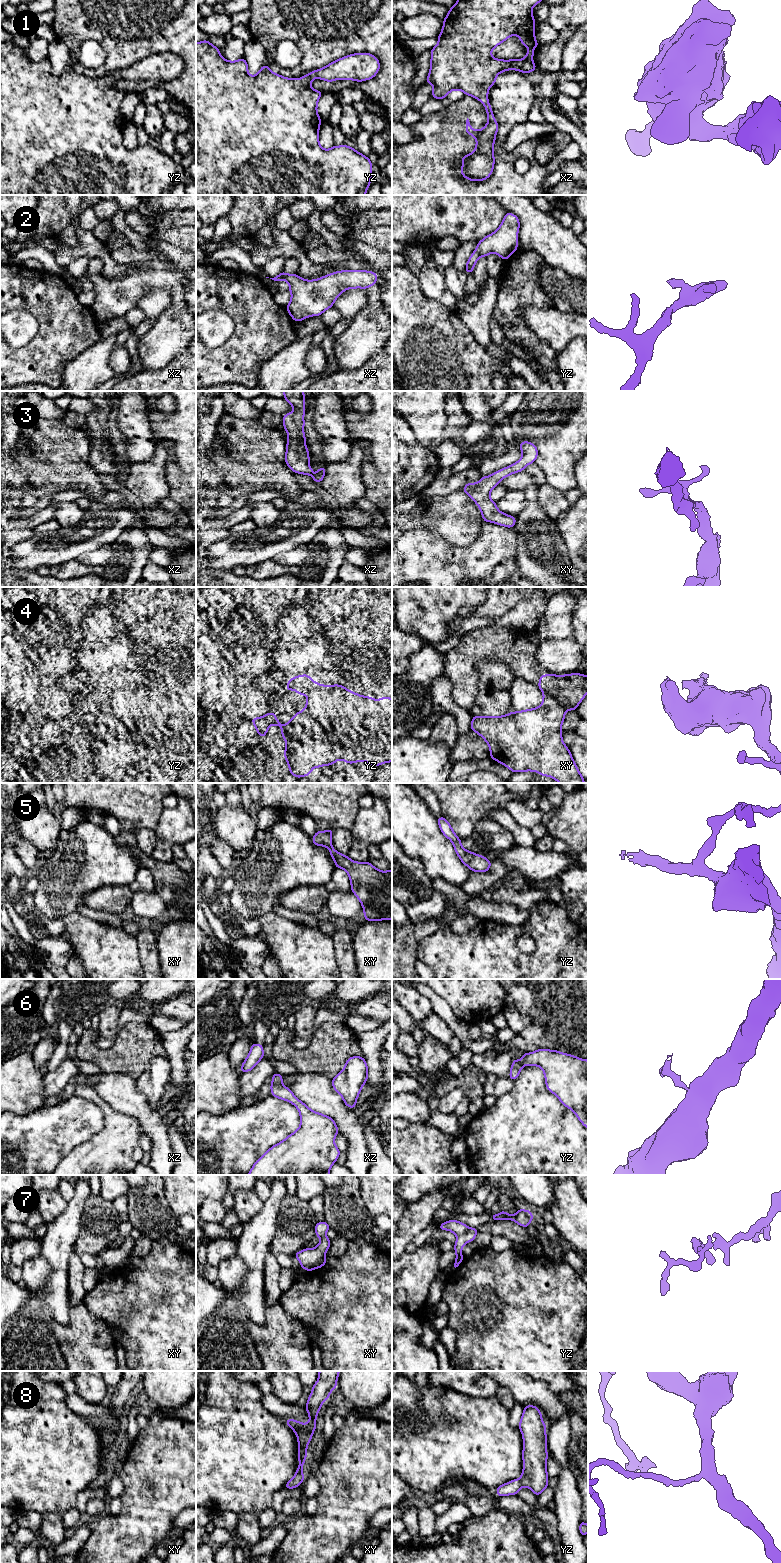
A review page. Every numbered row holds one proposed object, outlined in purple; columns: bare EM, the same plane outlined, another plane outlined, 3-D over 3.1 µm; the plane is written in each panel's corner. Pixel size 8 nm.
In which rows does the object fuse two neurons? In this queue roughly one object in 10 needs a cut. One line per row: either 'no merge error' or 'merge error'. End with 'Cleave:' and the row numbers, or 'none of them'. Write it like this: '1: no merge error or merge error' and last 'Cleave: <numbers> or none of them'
1: no merge error
2: no merge error
3: no merge error
4: merge error
5: no merge error
6: no merge error
7: merge error
8: no merge error
Cleave: 4, 7

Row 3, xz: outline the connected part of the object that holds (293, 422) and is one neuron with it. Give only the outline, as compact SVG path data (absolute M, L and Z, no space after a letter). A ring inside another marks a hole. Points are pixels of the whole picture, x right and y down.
M283 391L283 393L283 398L294 408L291 413L282 416L283 427L288 435L285 463L293 472L309 475L312 481L320 483L325 476L326 467L317 469L316 476L311 476L313 469L309 466L309 450L306 447L306 437L303 431L305 394L303 391Z

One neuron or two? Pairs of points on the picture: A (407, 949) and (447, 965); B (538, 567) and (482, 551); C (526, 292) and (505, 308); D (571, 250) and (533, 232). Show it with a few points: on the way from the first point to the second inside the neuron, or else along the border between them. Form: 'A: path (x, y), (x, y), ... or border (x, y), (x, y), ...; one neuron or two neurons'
A: border (431, 934), (427, 935), (420, 942), (416, 958); two neurons
B: border (516, 537), (516, 567), (523, 576); two neurons
C: path (520, 292), (509, 302); one neuron
D: path (562, 248), (542, 233); one neuron

